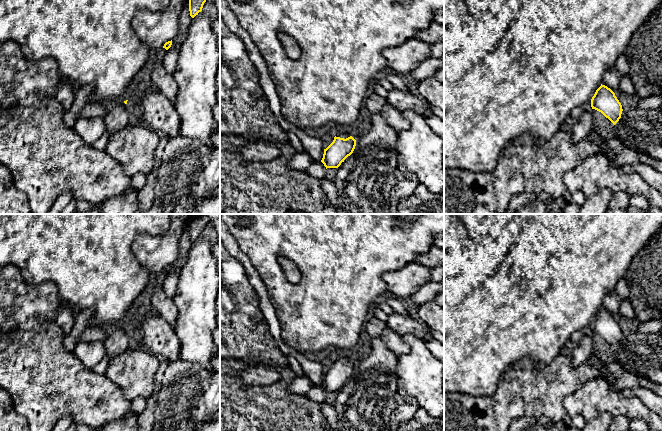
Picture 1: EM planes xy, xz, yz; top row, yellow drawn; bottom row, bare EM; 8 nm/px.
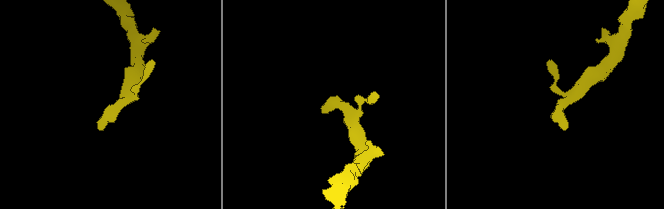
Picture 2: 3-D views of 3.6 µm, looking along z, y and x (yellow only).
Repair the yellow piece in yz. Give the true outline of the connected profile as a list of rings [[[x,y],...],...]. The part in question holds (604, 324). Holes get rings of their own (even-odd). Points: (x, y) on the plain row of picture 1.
[[[605,309],[596,314],[591,323],[591,331],[601,336],[614,349],[619,345],[622,338],[622,329],[615,320],[615,317]]]

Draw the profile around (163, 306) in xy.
[[[161,288],[154,290],[151,296],[152,312],[161,317],[174,328],[178,310],[172,298],[169,298]]]

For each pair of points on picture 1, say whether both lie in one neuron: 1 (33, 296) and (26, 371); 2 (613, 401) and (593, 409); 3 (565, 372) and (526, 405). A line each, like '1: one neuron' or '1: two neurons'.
1: two neurons
2: one neuron
3: one neuron

